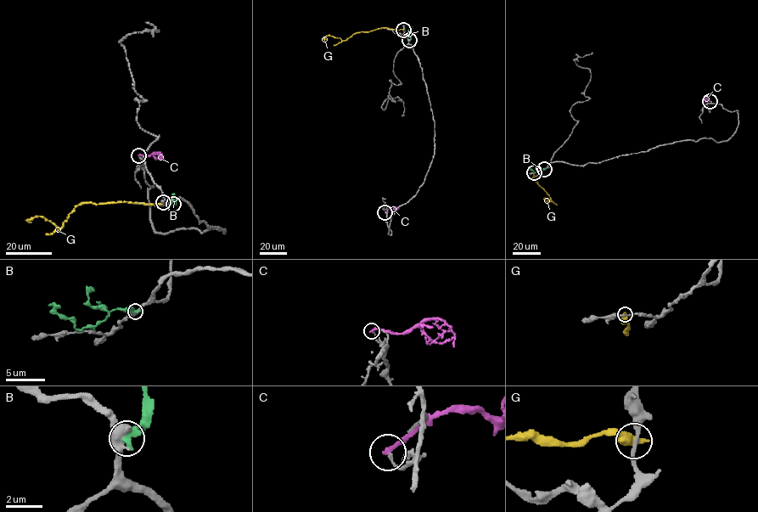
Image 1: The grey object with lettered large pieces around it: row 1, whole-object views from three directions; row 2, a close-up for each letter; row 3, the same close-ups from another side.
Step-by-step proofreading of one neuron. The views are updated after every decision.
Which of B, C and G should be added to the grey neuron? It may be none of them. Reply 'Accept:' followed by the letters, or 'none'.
Accept: none

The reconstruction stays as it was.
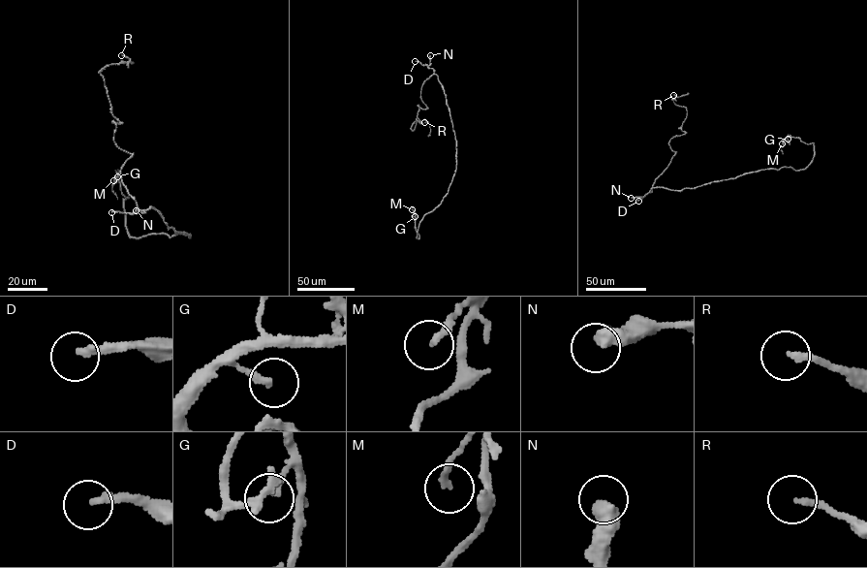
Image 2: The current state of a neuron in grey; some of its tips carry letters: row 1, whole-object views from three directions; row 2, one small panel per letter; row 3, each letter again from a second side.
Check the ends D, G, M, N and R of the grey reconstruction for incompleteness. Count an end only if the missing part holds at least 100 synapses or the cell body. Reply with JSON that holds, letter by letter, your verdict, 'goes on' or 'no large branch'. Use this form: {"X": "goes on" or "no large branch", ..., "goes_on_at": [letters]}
{"D": "goes on", "G": "no large branch", "M": "no large branch", "N": "no large branch", "R": "no large branch", "goes_on_at": ["D"]}

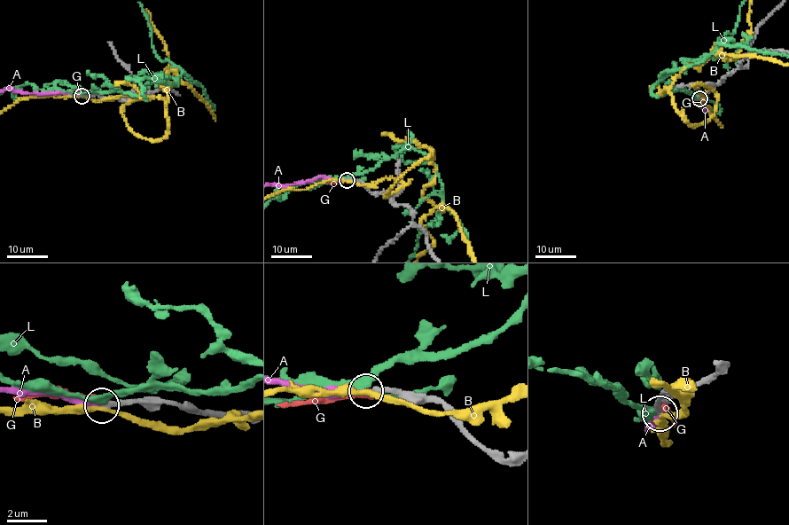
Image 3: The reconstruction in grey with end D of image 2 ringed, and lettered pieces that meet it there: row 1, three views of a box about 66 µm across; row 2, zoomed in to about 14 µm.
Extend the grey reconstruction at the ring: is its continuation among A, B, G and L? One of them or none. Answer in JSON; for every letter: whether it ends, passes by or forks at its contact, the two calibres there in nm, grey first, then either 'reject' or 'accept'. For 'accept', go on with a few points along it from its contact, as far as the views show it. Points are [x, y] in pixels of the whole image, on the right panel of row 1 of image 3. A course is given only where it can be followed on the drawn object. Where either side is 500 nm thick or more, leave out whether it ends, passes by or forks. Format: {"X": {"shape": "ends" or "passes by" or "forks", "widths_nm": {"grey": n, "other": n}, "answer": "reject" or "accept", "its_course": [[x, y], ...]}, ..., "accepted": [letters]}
{"A": {"shape": "ends", "widths_nm": {"grey": 240, "other": 280}, "answer": "accept"}, "B": {"shape": "passes by", "widths_nm": {"grey": 280, "other": 240}, "answer": "reject"}, "G": {"shape": "ends", "widths_nm": {"grey": 280, "other": 340}, "answer": "reject"}, "L": {"shape": "forks", "widths_nm": {"grey": 280, "other": 260}, "answer": "reject"}, "accepted": ["A"]}

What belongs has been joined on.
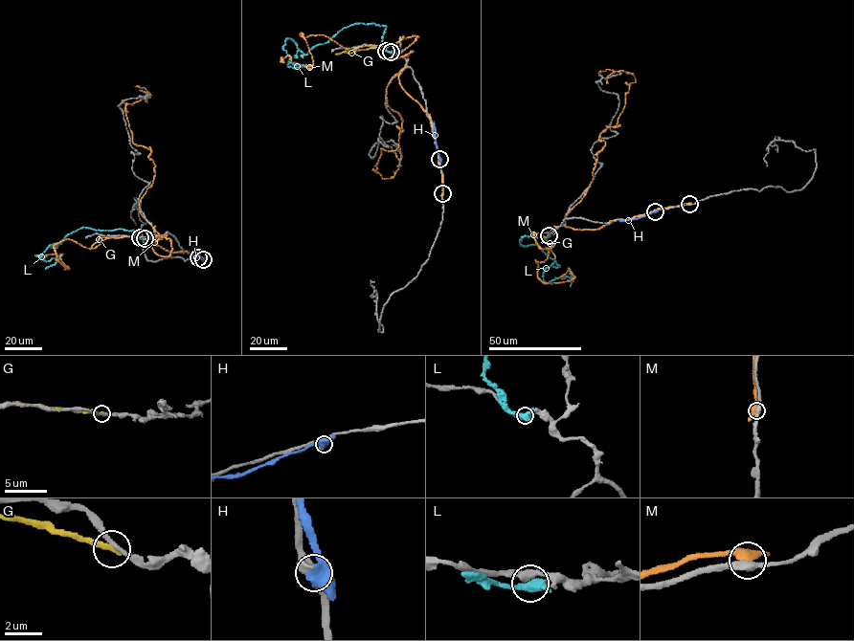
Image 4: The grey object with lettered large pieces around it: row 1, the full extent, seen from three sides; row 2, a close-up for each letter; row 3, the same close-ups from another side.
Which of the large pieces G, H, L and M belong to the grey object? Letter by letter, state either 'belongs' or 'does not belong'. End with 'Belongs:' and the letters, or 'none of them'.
G: does not belong
H: does not belong
L: does not belong
M: does not belong
Belongs: none of them

